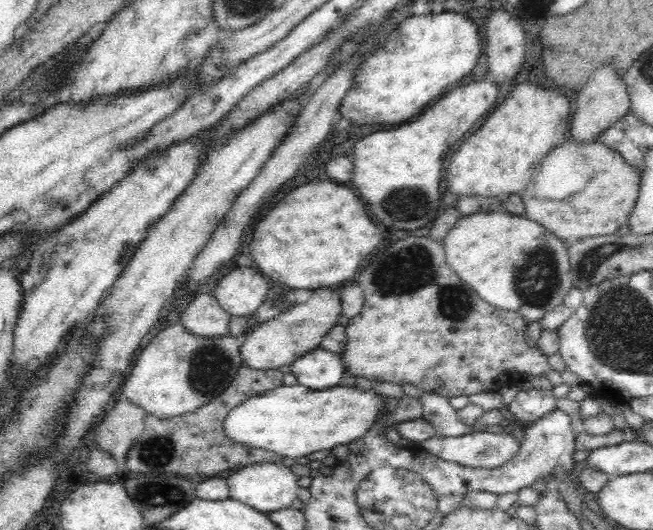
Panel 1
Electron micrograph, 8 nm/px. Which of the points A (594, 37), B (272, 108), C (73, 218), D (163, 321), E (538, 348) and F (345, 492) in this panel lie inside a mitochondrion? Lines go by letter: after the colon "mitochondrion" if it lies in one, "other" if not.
A: other
B: other
C: other
D: other
E: other
F: other

